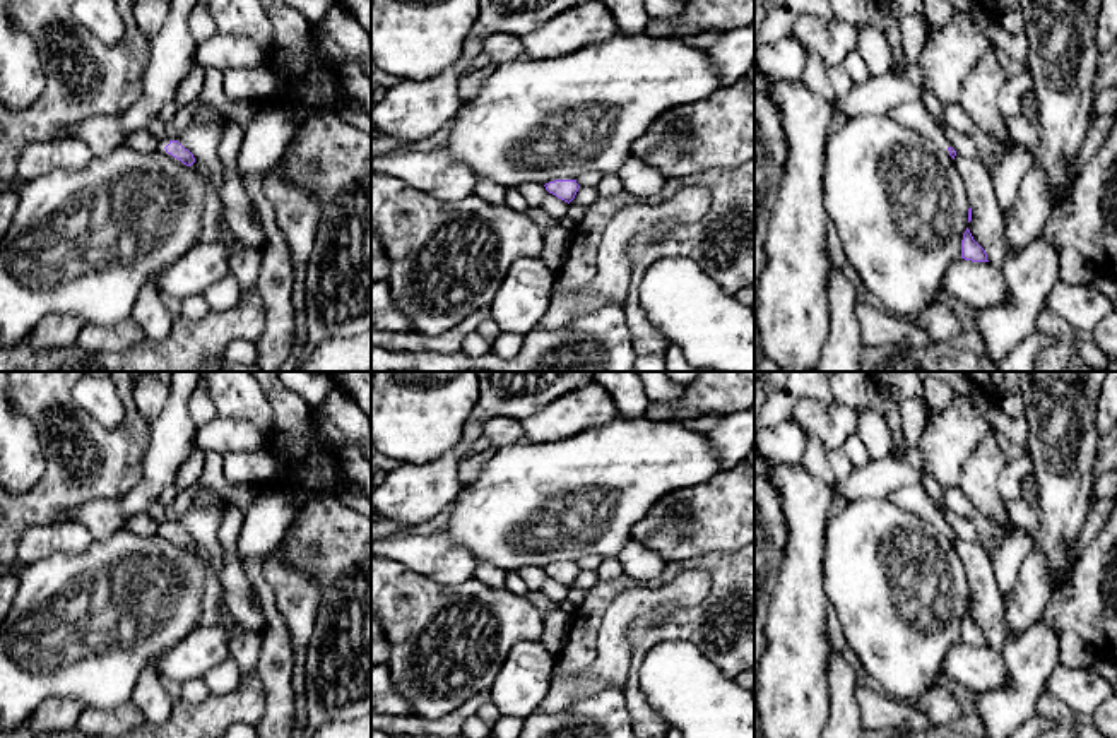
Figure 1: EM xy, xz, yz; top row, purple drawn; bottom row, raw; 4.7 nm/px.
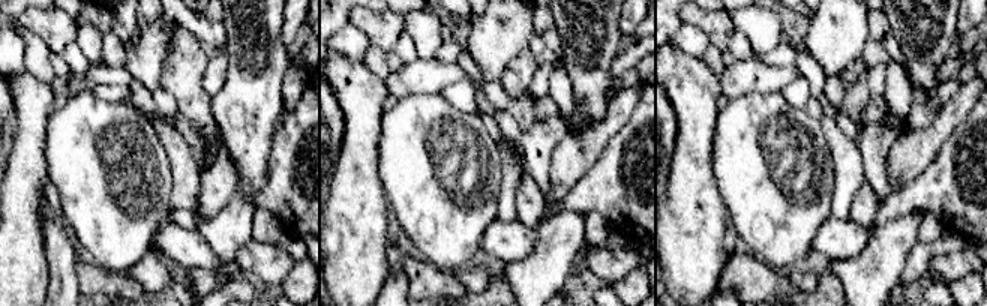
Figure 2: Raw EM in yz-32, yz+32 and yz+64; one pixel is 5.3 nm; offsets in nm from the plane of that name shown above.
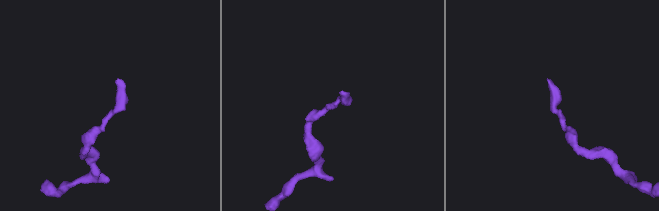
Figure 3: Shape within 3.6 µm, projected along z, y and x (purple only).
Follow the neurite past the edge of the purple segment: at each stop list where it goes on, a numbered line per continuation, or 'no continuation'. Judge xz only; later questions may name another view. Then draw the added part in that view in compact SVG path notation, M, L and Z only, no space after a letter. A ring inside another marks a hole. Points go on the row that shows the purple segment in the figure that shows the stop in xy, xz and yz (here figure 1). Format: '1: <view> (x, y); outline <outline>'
no continuation

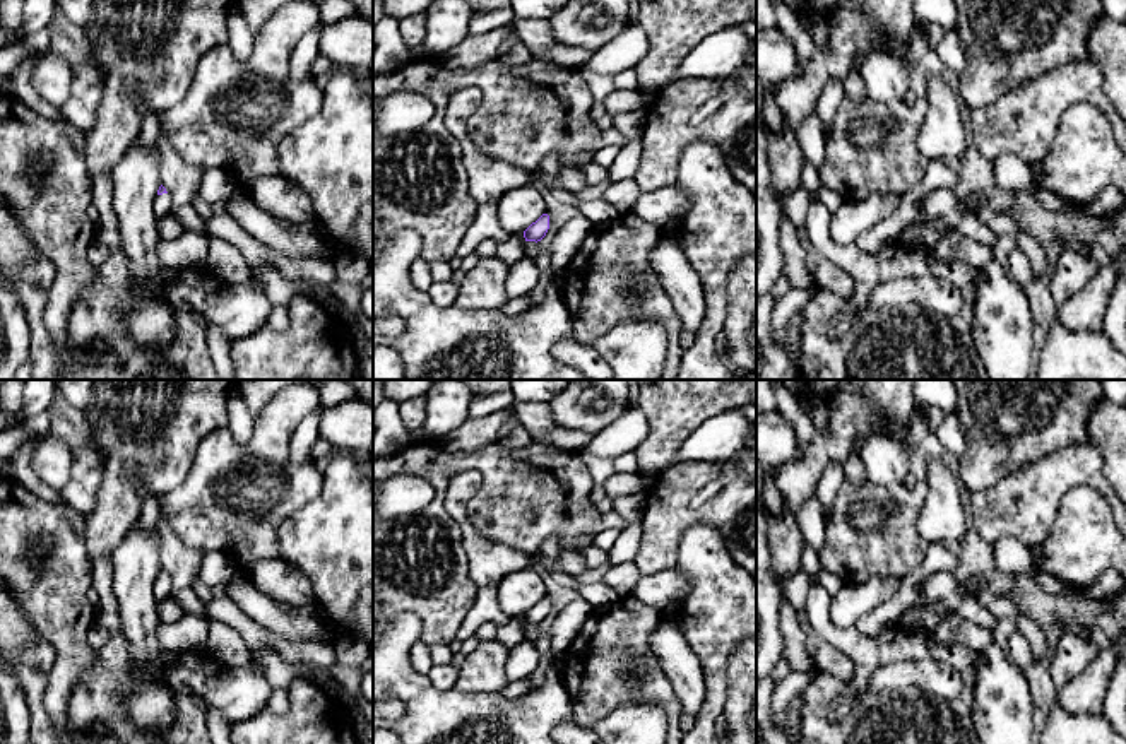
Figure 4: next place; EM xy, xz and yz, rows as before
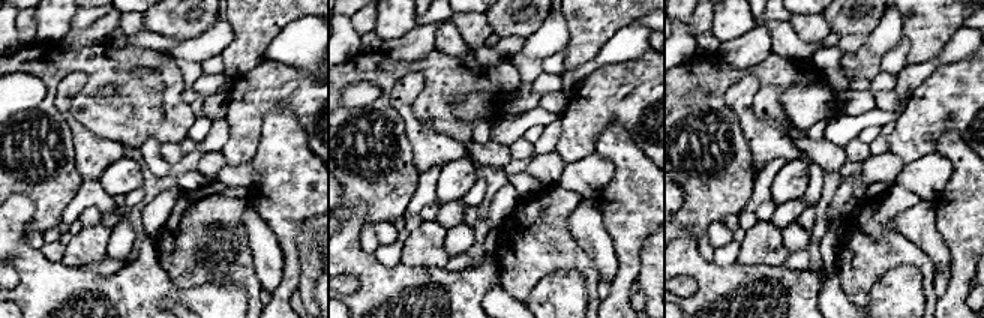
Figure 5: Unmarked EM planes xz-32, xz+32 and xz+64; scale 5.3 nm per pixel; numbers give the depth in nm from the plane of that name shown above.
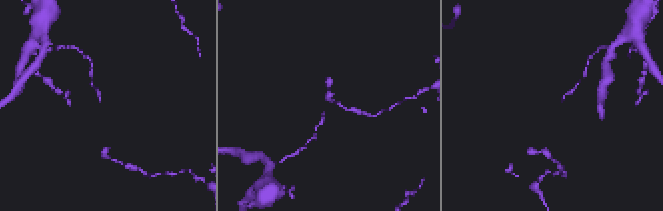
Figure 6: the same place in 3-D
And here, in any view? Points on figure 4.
1: xy (161, 206); outline M169 193L156 195L152 204L152 212L156 219L163 219L164 216L171 214L171 197Z

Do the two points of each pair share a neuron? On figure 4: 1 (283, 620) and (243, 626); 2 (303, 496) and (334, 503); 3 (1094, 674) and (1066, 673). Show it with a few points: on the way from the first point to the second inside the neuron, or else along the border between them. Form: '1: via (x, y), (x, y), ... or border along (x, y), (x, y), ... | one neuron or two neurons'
1: border along (226, 599), (233, 601), (269, 630), (295, 642) | two neurons
2: border along (322, 483), (322, 490), (310, 501), (281, 522) | two neurons
3: border along (1099, 652), (1058, 691) | two neurons

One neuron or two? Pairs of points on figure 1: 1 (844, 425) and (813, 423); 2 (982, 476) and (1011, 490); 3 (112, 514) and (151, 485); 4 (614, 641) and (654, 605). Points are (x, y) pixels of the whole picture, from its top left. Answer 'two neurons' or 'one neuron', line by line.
1: one neuron
2: two neurons
3: one neuron
4: one neuron

